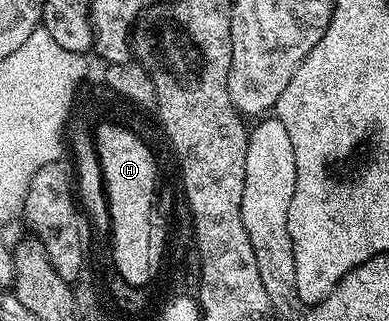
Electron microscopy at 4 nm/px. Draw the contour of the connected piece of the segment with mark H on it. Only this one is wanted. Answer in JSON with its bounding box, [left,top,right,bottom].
[94,122,158,282]

